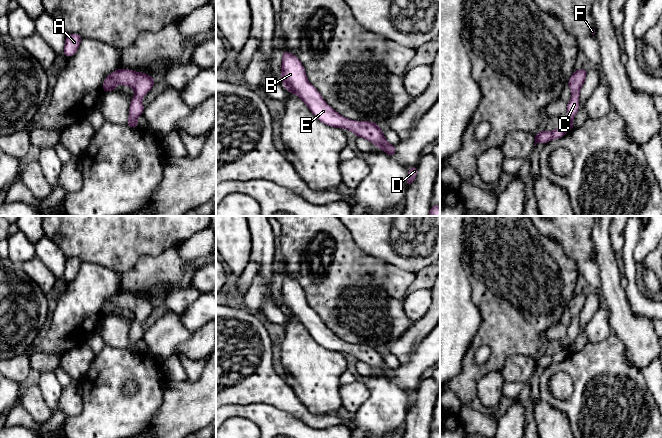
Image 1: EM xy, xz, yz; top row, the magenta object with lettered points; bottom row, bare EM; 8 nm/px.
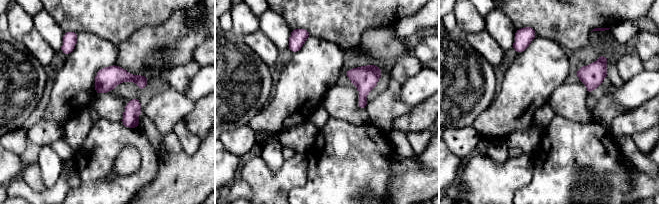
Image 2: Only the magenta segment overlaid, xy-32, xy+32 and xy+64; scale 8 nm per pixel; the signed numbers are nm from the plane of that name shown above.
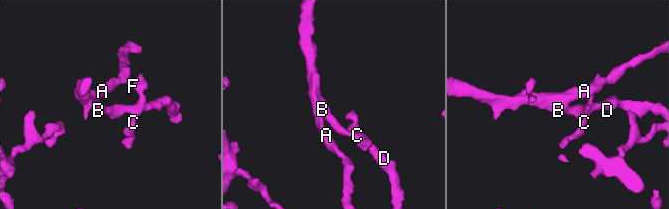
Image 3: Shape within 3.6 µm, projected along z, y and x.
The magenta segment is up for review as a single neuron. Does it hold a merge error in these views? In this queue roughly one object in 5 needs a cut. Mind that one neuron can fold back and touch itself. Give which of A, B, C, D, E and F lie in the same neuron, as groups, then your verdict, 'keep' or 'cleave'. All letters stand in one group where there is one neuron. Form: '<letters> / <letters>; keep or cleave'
A B C D E F; keep

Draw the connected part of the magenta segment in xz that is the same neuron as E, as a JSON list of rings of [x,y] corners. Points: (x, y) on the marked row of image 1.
[[[283,50],[281,77],[284,87],[291,94],[300,97],[320,122],[334,128],[346,128],[356,137],[369,140],[388,155],[396,154],[395,146],[386,141],[380,125],[369,121],[347,119],[331,108],[307,80],[305,69],[298,57],[286,50]]]

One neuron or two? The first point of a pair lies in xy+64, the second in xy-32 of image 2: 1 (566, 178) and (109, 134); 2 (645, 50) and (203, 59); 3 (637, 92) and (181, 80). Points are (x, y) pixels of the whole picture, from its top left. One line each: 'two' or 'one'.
1: one
2: one
3: two

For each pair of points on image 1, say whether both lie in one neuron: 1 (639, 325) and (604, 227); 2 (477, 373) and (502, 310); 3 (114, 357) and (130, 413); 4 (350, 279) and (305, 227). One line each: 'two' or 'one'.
1: one
2: one
3: one
4: one

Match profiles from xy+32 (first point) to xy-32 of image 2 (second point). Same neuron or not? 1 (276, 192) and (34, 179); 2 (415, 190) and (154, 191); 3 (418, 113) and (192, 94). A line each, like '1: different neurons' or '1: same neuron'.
1: same neuron
2: same neuron
3: different neurons

